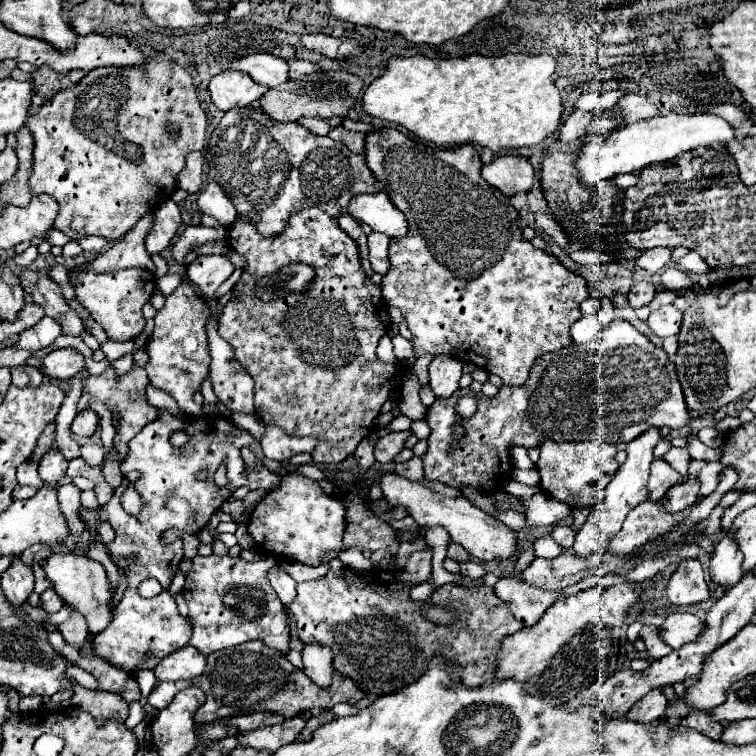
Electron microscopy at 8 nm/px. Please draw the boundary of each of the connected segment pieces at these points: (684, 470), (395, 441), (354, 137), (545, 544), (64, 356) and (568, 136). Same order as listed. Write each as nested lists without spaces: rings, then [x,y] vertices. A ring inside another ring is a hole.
[[[672,446],[664,456],[664,460],[670,464],[682,476],[688,475],[690,456],[688,451],[681,447]]]
[[[396,432],[396,434],[388,434],[388,436],[380,438],[376,448],[374,448],[376,462],[380,462],[380,464],[392,462],[392,458],[404,448],[406,436],[408,436],[408,432]]]
[[[336,126],[336,128],[330,130],[328,136],[332,140],[338,140],[338,142],[346,144],[350,150],[356,150],[358,154],[362,154],[362,150],[364,150],[364,138],[366,138],[366,134],[362,134],[362,132],[352,132],[352,130],[346,130],[344,126]]]
[[[550,534],[540,536],[534,542],[534,550],[536,550],[536,556],[544,556],[544,558],[554,558],[554,556],[560,556],[564,552],[564,548],[558,546]]]
[[[76,348],[52,350],[44,358],[44,376],[48,380],[68,380],[80,366],[84,366],[84,356]]]
[[[572,112],[570,118],[560,128],[560,140],[566,144],[582,140],[588,132],[588,124],[592,122],[592,118],[594,118],[594,114],[590,114],[590,112]]]

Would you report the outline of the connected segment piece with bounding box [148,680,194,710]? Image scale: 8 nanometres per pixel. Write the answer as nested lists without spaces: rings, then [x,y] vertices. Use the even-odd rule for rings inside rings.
[[[158,680],[156,686],[154,686],[154,690],[152,690],[152,694],[148,696],[148,702],[160,710],[160,708],[168,706],[172,702],[172,698],[180,690],[184,690],[184,688],[192,686],[192,684],[194,684],[192,680],[186,680],[186,682],[184,680],[180,680],[180,682],[162,682],[162,680]]]

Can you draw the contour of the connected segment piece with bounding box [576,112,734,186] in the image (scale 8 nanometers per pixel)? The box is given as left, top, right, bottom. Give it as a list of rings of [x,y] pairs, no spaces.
[[[700,112],[700,114],[668,114],[668,116],[654,116],[648,120],[640,120],[622,128],[616,128],[608,140],[598,142],[594,140],[594,134],[588,136],[588,142],[582,148],[582,156],[576,162],[576,168],[580,172],[580,178],[584,184],[594,186],[602,180],[614,178],[616,174],[632,172],[646,168],[656,162],[670,160],[682,152],[696,150],[700,146],[712,146],[720,148],[726,142],[734,138],[732,126],[728,126],[726,120],[722,120],[716,114]]]

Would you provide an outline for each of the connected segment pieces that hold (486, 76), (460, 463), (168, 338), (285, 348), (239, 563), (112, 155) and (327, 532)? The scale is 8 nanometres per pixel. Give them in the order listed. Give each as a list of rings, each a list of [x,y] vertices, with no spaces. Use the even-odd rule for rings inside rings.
[[[472,54],[456,60],[390,58],[386,74],[364,92],[364,112],[402,124],[422,140],[454,148],[478,144],[492,152],[534,146],[560,124],[562,100],[554,86],[556,60],[552,56],[508,54],[486,58]]]
[[[612,320],[598,340],[576,344],[572,342],[566,348],[556,352],[548,352],[540,356],[522,386],[502,386],[494,398],[484,394],[474,394],[472,390],[458,390],[450,398],[436,398],[436,402],[426,412],[426,422],[432,430],[428,438],[428,452],[422,456],[424,462],[424,478],[442,482],[456,490],[464,486],[474,488],[482,494],[496,494],[504,490],[506,482],[512,480],[512,460],[510,452],[514,446],[522,448],[538,448],[544,440],[554,442],[580,442],[580,440],[606,440],[606,442],[630,442],[636,434],[648,430],[648,426],[668,426],[668,428],[682,428],[690,422],[688,406],[684,404],[682,386],[676,376],[674,362],[668,354],[654,346],[644,334],[640,334],[630,322],[626,320]],[[460,396],[474,396],[478,400],[478,412],[464,420],[456,416],[454,404]],[[452,426],[462,426],[464,436],[460,440],[454,438]]]
[[[184,276],[180,286],[170,296],[166,296],[164,308],[154,316],[156,328],[146,344],[146,352],[150,356],[146,372],[150,382],[156,388],[166,390],[170,396],[174,396],[180,410],[188,416],[200,416],[200,406],[194,404],[192,394],[200,388],[210,368],[208,338],[204,330],[206,318],[208,318],[206,302],[200,296],[196,296],[192,282]]]
[[[316,206],[312,208],[304,208],[304,210],[294,210],[290,220],[288,220],[288,226],[278,234],[278,236],[272,236],[272,238],[266,238],[262,236],[256,226],[248,220],[242,220],[242,218],[236,218],[234,224],[228,226],[228,236],[226,236],[226,242],[228,246],[238,252],[246,264],[244,264],[244,272],[242,272],[242,278],[238,280],[238,284],[234,286],[232,294],[234,298],[222,308],[222,316],[220,316],[220,324],[218,324],[218,334],[232,346],[234,350],[234,358],[242,364],[242,368],[252,376],[254,380],[254,408],[256,408],[256,416],[264,422],[264,424],[270,424],[270,426],[278,426],[282,428],[286,434],[290,436],[306,436],[306,434],[324,434],[320,446],[316,446],[316,450],[312,452],[312,460],[314,462],[320,462],[320,464],[338,464],[342,462],[346,456],[350,456],[356,446],[360,444],[362,438],[370,436],[374,432],[374,420],[376,416],[380,414],[380,408],[382,404],[388,400],[392,388],[394,388],[394,382],[397,382],[398,387],[401,387],[402,375],[398,375],[398,366],[394,364],[386,364],[386,362],[380,362],[378,356],[376,356],[376,346],[378,346],[378,340],[382,338],[382,334],[388,332],[388,326],[390,326],[390,316],[388,316],[388,310],[386,310],[386,302],[382,300],[380,296],[380,288],[370,282],[370,278],[366,276],[366,272],[362,270],[362,260],[360,260],[360,252],[358,252],[358,246],[356,242],[338,228],[338,222],[328,216],[326,212],[318,210]],[[292,262],[300,262],[300,264],[308,264],[316,270],[316,276],[314,280],[310,282],[308,290],[306,292],[300,292],[300,294],[290,294],[290,296],[284,296],[284,298],[278,298],[278,300],[272,300],[272,302],[262,302],[254,296],[254,288],[256,288],[256,282],[260,278],[264,278],[266,274],[272,274],[272,272],[278,272],[280,268],[292,264]]]
[[[196,556],[192,560],[192,570],[186,576],[184,598],[188,602],[192,638],[190,646],[194,646],[204,656],[244,644],[248,640],[262,640],[268,646],[288,652],[290,626],[286,610],[270,586],[266,572],[276,564],[274,558],[266,558],[260,562],[246,562],[242,558],[232,556]]]
[[[148,58],[142,66],[102,66],[90,70],[78,84],[60,90],[60,94],[28,114],[26,128],[34,138],[30,190],[34,196],[50,194],[56,198],[60,210],[54,228],[62,230],[70,240],[82,240],[92,234],[120,240],[144,214],[172,198],[186,156],[202,150],[206,144],[206,126],[208,116],[198,102],[192,76],[176,62]],[[78,214],[86,216],[88,224],[82,232],[72,232],[70,220]]]
[[[290,472],[282,476],[280,486],[268,492],[250,512],[248,532],[256,546],[266,554],[284,556],[304,566],[318,566],[322,554],[342,548],[344,514],[342,502],[328,496],[316,480]]]

